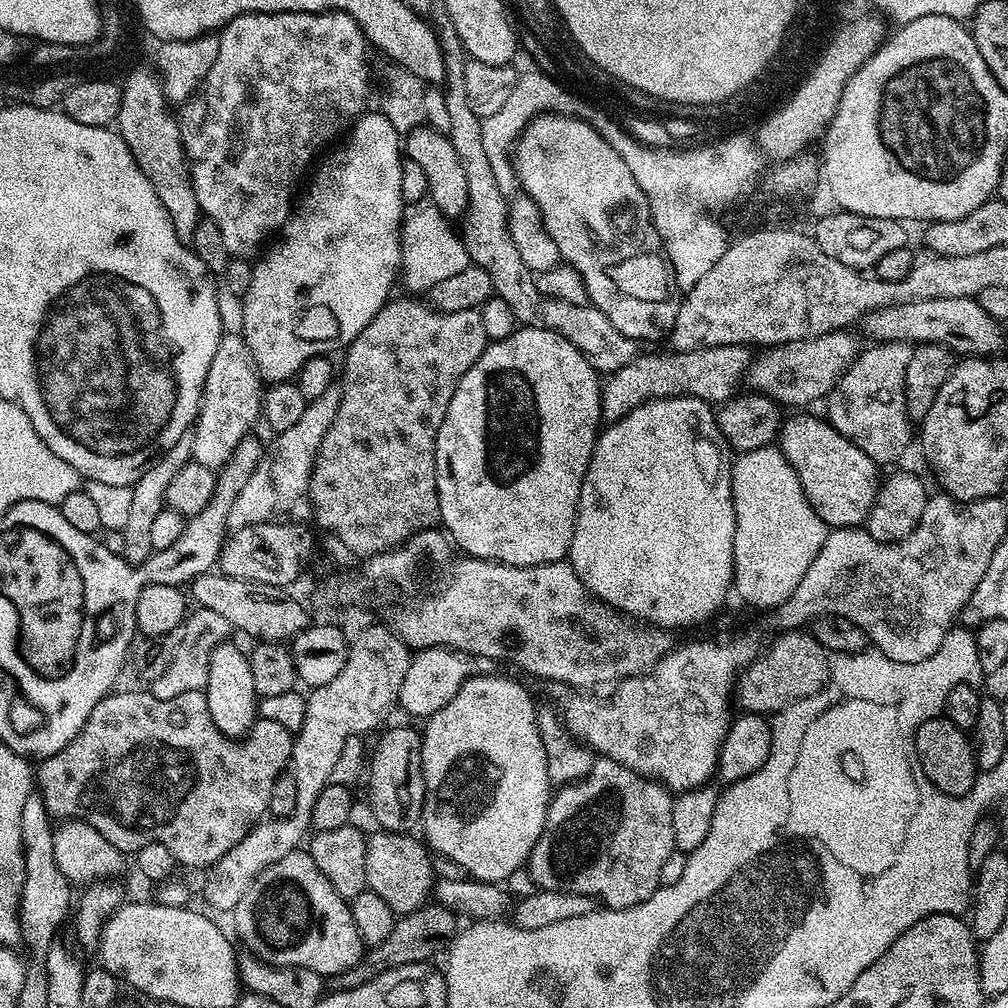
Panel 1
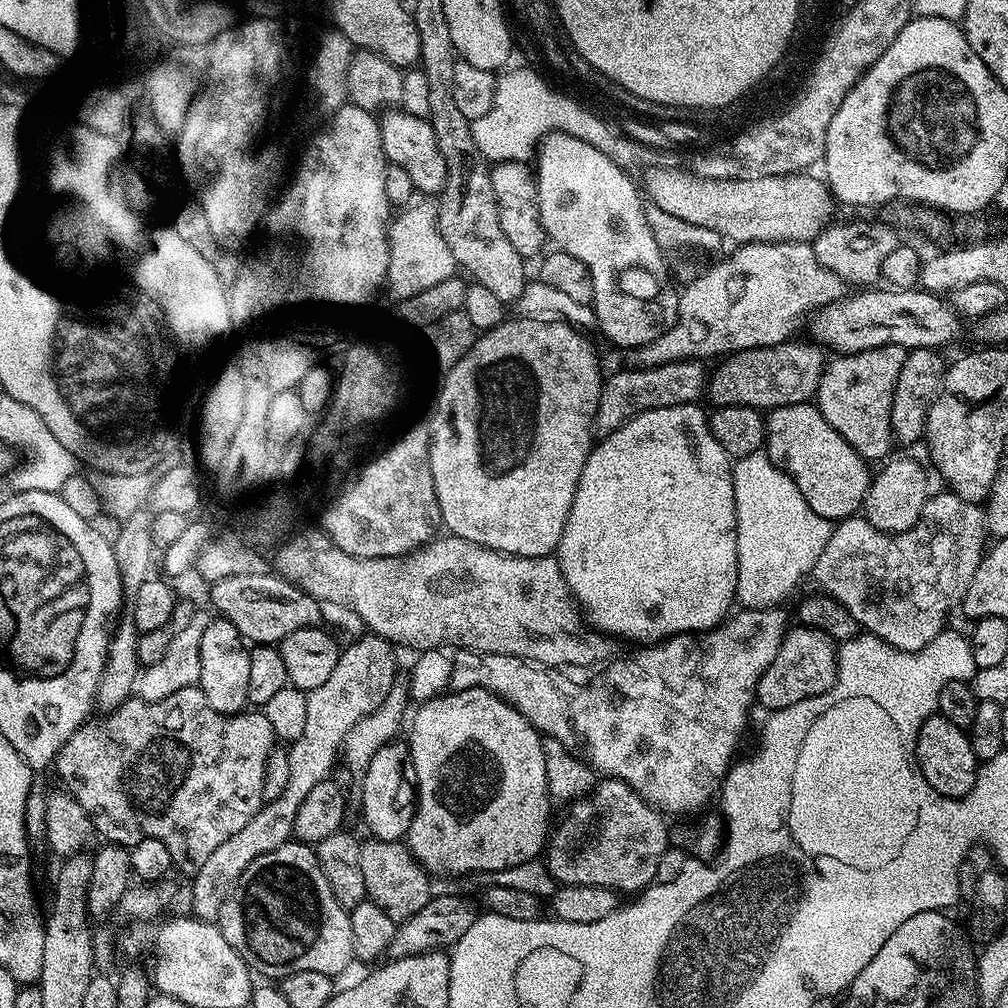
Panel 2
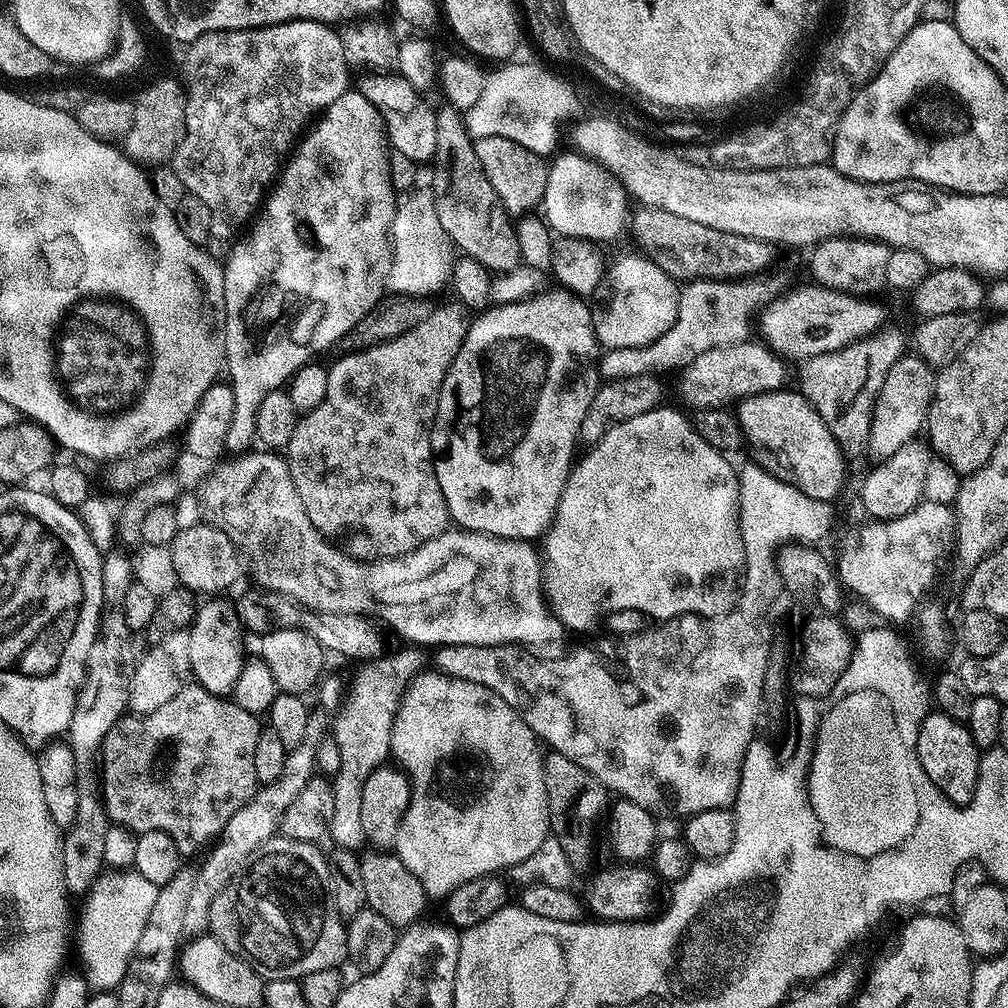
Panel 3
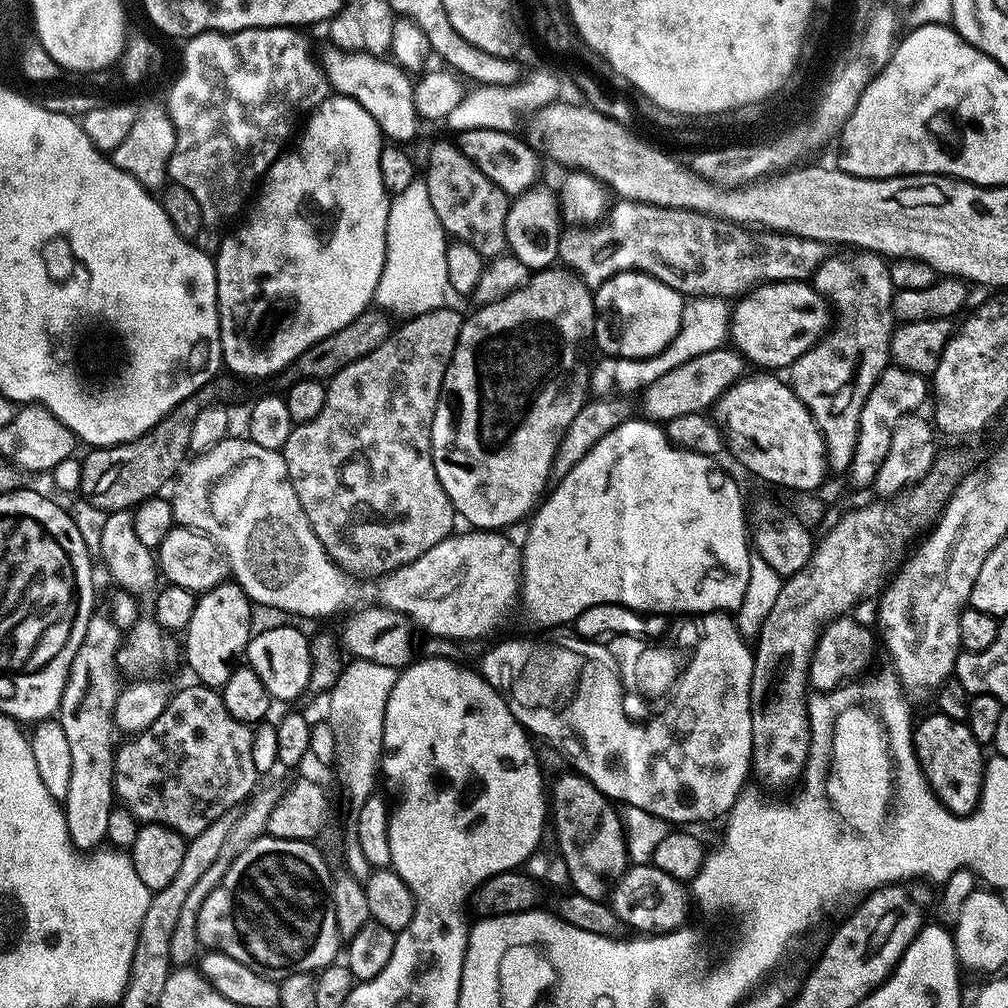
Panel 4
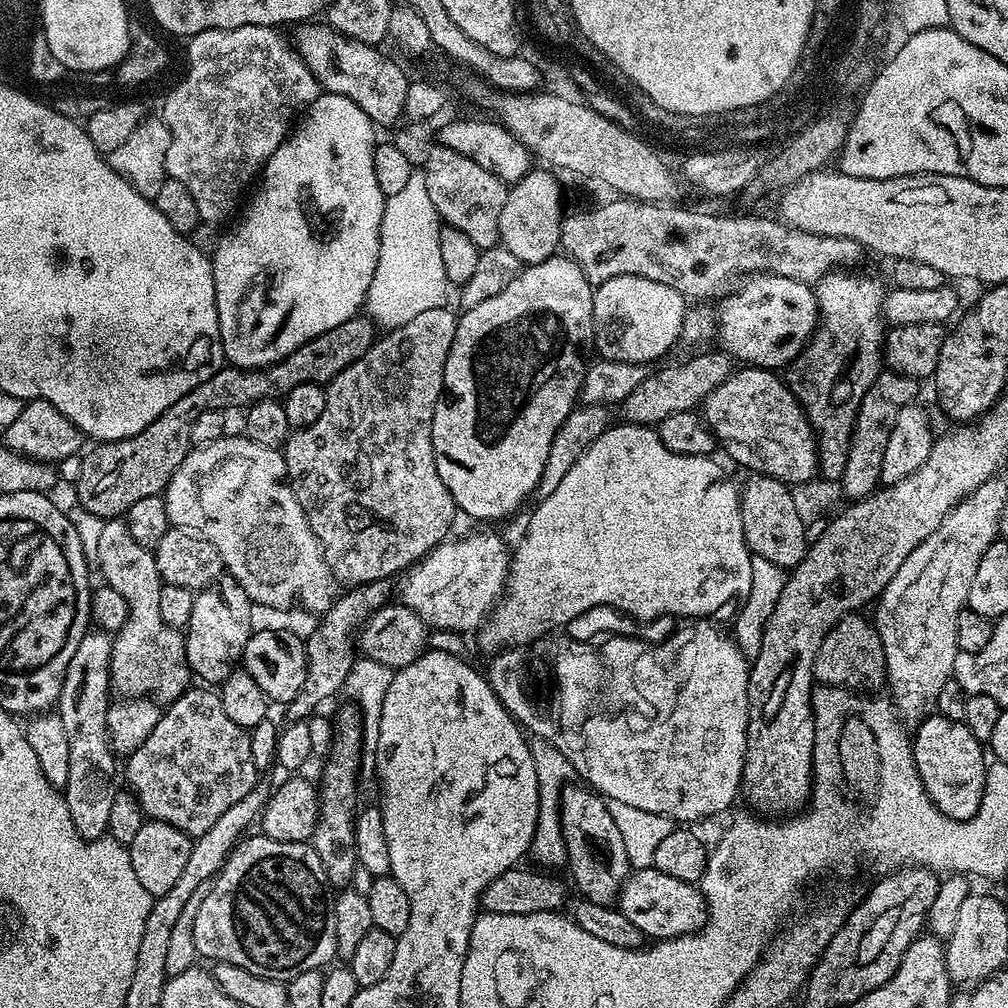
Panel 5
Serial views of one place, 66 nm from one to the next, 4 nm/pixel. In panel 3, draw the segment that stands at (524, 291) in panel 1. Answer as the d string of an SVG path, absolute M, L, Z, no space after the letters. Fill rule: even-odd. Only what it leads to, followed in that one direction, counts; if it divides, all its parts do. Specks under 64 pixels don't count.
M476 152L474 153L474 162L477 162L476 168L474 168L474 176L466 168L464 178L468 178L468 186L464 186L464 190L458 188L458 184L456 184L448 198L442 198L439 195L435 197L436 213L453 245L463 255L474 258L483 268L487 268L493 274L507 274L521 267L522 264L516 228L508 212L502 206L498 194L490 192L490 184L484 182L484 179L488 176L476 176L476 174L486 174L486 170L482 170L482 162ZM478 180L482 182L482 186L478 184ZM470 184L474 184L474 200L472 200L472 196L466 196L468 194L466 190L472 188ZM476 190L480 190L482 194L476 192ZM464 198L470 198L470 200L464 200Z

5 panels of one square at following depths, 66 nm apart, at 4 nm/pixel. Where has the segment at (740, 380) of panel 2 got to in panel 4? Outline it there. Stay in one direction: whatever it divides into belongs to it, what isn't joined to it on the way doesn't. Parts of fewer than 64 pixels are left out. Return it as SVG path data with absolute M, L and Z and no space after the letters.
M728 346L715 348L682 363L644 390L645 417L655 423L666 424L669 420L682 417L684 414L707 411L725 391L743 379L744 366L745 358L737 349Z

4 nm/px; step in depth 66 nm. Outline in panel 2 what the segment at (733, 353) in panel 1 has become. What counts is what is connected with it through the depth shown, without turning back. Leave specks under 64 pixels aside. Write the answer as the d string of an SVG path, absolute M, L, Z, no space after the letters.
M679 360L669 364L659 364L653 368L625 367L625 372L616 372L603 381L600 401L596 411L595 431L607 434L618 430L627 420L633 420L640 412L655 408L678 406L699 401L706 392L705 365L699 360Z

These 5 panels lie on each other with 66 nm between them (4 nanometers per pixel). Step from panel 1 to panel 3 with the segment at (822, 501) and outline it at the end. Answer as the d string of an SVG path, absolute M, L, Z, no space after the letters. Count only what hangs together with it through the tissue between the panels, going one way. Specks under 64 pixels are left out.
M781 390L760 393L746 397L735 405L736 419L740 421L740 429L744 431L747 451L752 451L751 459L762 466L774 478L787 484L793 484L802 494L815 500L835 501L835 496L844 488L844 460L846 453L840 447L835 435L822 422L818 410L799 391Z

